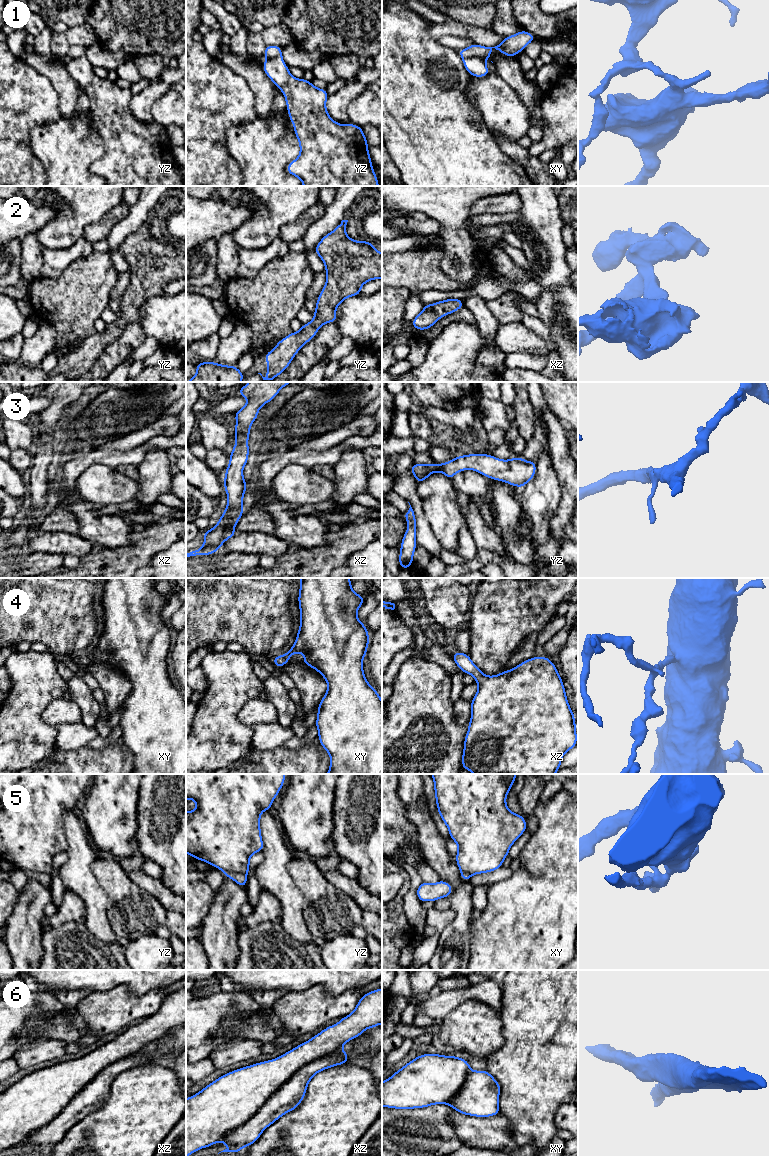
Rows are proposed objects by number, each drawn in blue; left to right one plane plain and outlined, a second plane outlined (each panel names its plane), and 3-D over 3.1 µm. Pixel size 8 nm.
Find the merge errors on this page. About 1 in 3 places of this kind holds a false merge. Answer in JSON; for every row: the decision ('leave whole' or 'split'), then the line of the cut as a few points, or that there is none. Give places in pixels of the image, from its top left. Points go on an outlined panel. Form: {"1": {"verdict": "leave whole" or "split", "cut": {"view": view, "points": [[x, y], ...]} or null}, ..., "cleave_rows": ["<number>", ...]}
{"1": {"verdict": "split", "cut": {"view": "xy", "points": [[482, 58], [465, 57], [463, 59]]}}, "2": {"verdict": "leave whole", "cut": null}, "3": {"verdict": "leave whole", "cut": null}, "4": {"verdict": "leave whole", "cut": null}, "5": {"verdict": "split", "cut": {"view": "yz", "points": [[225, 873], [243, 873], [246, 875]]}}, "6": {"verdict": "split", "cut": {"view": "xz", "points": [[341, 1048], [300, 1067], [244, 1123], [230, 1130], [220, 1140]]}}, "cleave_rows": ["1", "5", "6"]}

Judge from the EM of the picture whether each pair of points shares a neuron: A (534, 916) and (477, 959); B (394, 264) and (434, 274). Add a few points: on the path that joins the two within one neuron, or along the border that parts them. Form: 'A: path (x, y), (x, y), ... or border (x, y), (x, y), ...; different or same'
A: path (520, 929), (491, 958); same
B: path (404, 270), (420, 270), (424, 273); same

